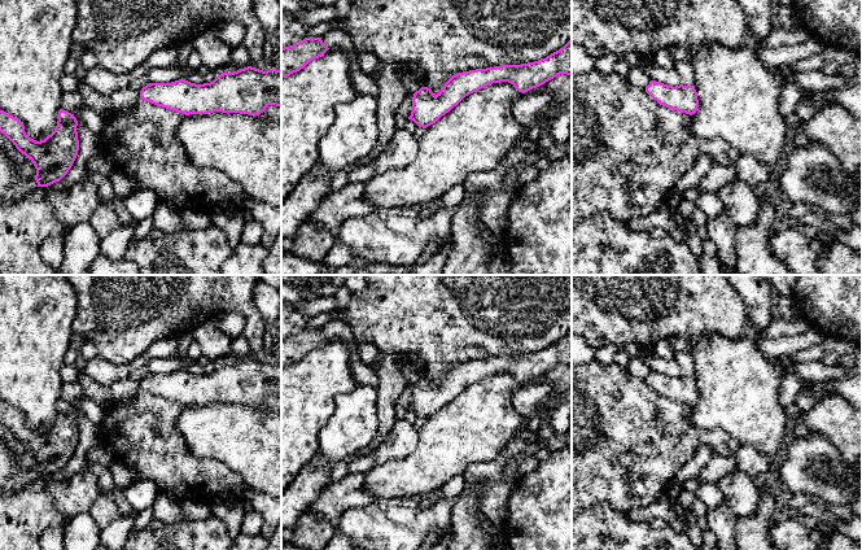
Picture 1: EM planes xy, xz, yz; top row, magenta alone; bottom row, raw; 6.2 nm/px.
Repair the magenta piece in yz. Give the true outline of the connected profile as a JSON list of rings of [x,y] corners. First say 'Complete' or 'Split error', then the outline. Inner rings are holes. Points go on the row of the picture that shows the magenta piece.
Complete. [[[651,80],[646,92],[660,105],[692,115],[699,108],[697,92],[693,86],[677,87]]]

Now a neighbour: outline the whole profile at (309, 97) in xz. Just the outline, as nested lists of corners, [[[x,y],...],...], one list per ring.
[[[338,47],[329,48],[299,71],[281,78],[281,204],[296,184],[318,165],[320,140],[336,121],[336,105],[351,101],[355,96],[350,57]]]

